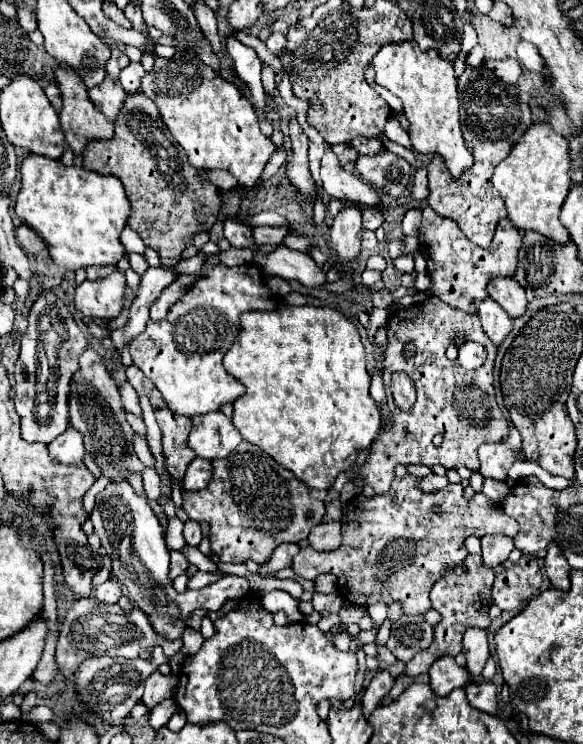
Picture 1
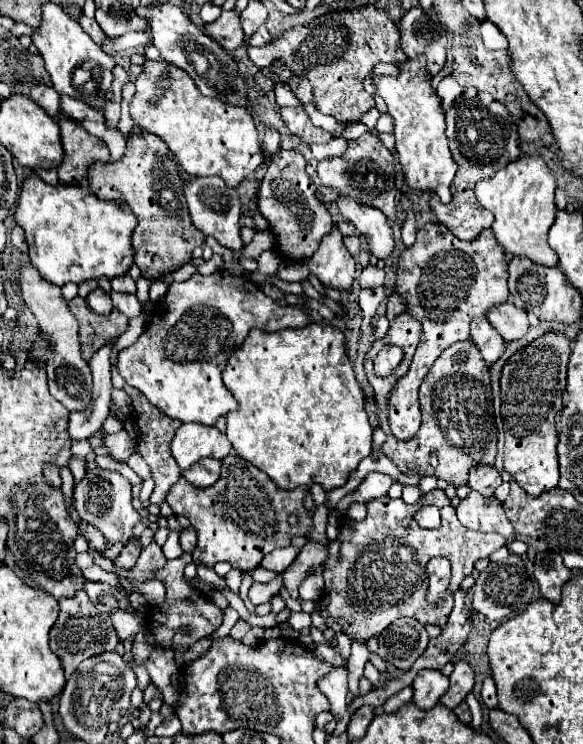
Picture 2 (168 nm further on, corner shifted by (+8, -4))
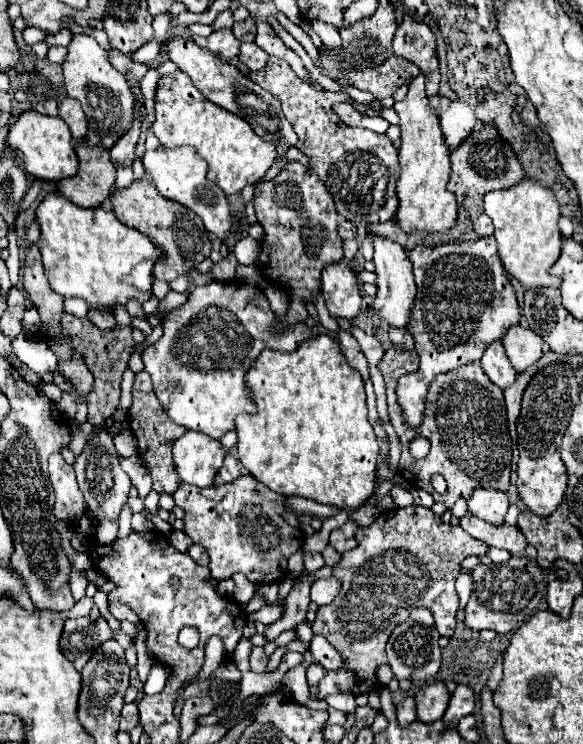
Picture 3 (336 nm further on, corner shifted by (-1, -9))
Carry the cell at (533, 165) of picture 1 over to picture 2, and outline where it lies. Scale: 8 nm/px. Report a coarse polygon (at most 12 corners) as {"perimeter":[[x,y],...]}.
{"perimeter":[[521,155],[475,185],[505,253],[557,267],[555,177]]}

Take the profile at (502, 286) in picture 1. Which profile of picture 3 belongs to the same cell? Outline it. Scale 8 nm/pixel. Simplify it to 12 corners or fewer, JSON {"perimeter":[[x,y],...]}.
{"perimeter":[[516,324],[502,344],[516,372],[542,356],[544,340]]}

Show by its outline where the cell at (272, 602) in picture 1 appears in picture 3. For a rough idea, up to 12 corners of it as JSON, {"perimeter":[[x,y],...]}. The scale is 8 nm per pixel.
{"perimeter":[[264,606],[254,616],[262,624],[272,624],[282,616],[280,606]]}

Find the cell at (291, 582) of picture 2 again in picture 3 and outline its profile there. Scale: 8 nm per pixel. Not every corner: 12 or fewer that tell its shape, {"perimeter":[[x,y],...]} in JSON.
{"perimeter":[[302,576],[286,598],[282,618],[266,626],[264,638],[294,630],[306,620],[312,576]]}

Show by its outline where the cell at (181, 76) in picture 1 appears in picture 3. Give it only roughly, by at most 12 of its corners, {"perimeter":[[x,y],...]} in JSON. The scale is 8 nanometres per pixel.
{"perimeter":[[180,70],[160,76],[152,132],[196,148],[226,194],[274,164],[246,120]]}

